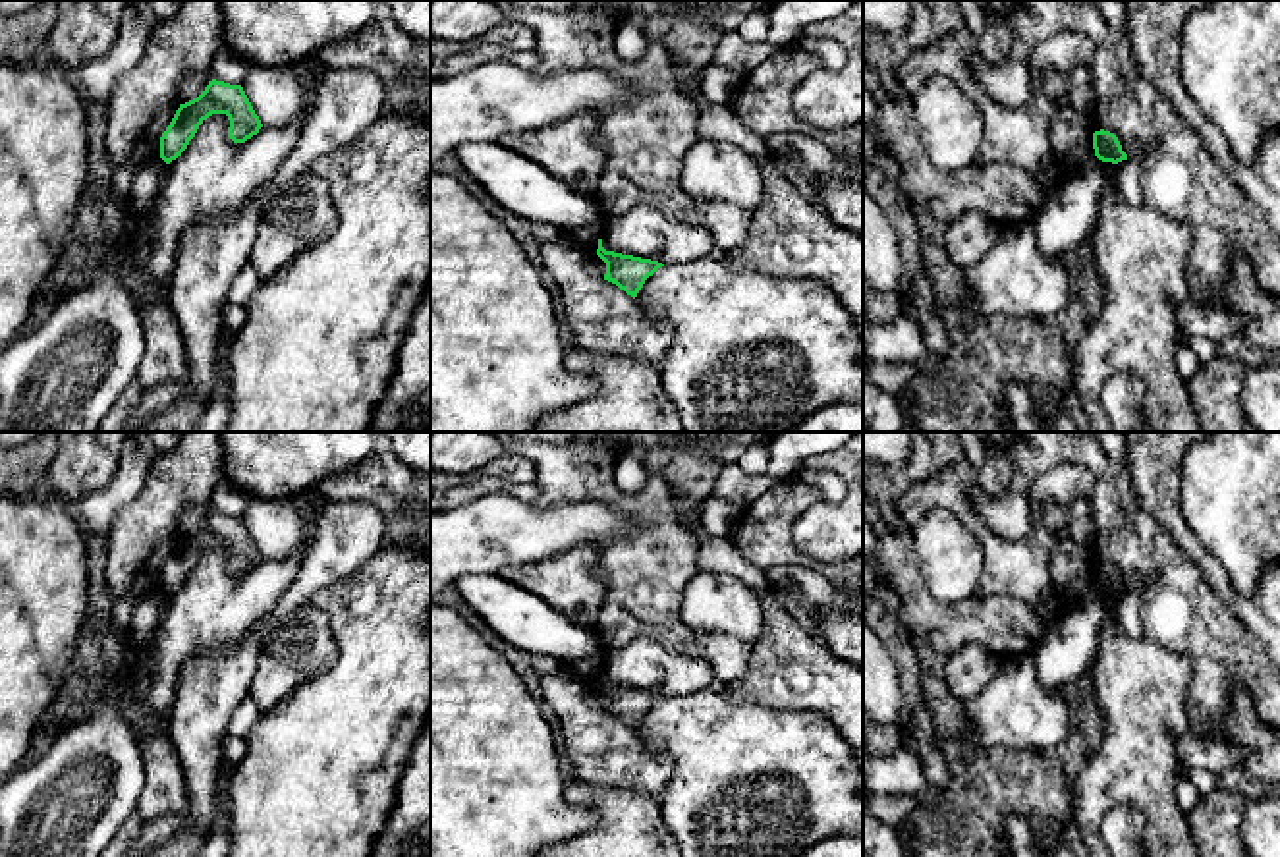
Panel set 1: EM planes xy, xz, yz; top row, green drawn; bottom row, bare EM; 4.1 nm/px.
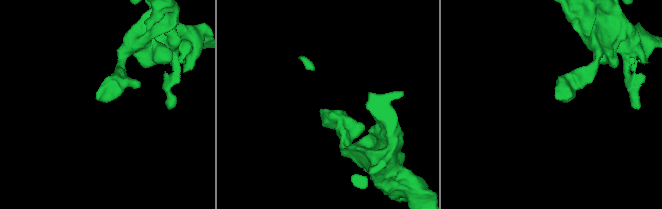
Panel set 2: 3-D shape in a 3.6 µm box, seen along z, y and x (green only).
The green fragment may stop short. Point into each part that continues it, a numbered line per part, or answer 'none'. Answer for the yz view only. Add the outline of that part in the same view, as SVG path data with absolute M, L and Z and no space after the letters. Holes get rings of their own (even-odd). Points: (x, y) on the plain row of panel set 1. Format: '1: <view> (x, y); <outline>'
none

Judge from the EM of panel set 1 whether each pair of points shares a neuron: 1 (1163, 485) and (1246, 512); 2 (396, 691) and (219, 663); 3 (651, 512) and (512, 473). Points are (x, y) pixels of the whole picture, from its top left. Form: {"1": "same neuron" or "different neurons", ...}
{"1": "different neurons", "2": "different neurons", "3": "different neurons"}

